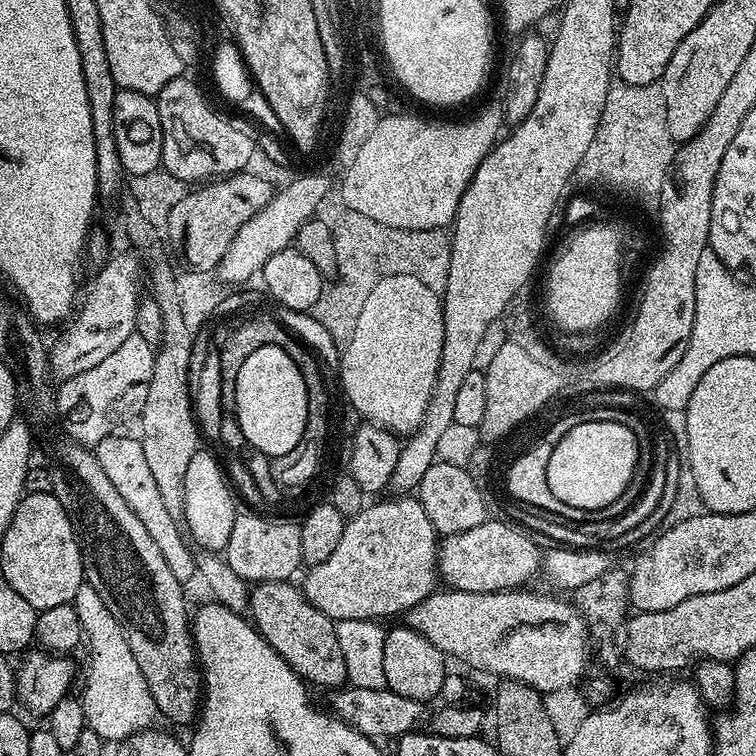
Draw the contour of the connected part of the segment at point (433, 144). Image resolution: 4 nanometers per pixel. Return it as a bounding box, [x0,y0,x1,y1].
[340,108,501,231]

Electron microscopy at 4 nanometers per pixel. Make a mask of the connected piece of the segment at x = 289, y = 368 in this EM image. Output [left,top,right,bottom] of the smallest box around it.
[236,344,306,458]

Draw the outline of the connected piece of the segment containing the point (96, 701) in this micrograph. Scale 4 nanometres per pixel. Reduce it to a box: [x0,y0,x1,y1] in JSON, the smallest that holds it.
[74,583,157,742]

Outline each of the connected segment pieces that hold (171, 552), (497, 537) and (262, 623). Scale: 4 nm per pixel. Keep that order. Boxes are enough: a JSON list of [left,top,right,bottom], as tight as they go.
[[94,435,198,585],[438,518,542,594],[249,580,348,690]]

